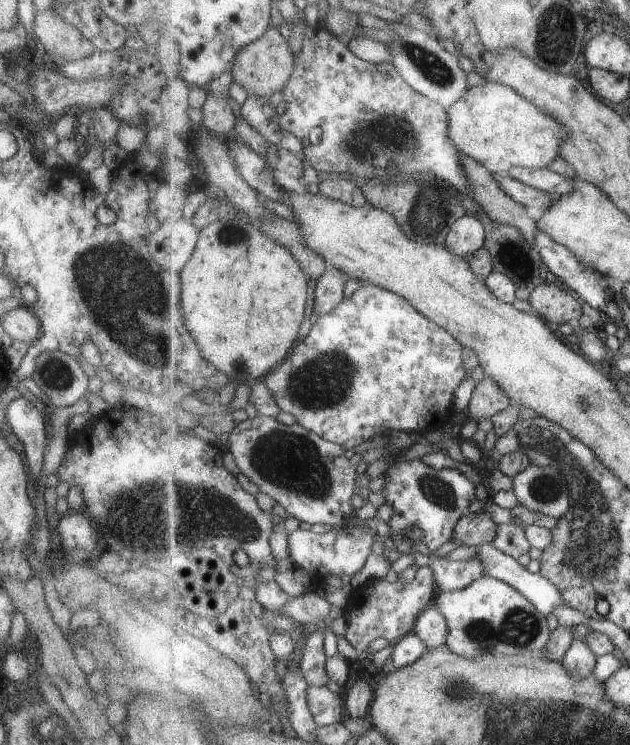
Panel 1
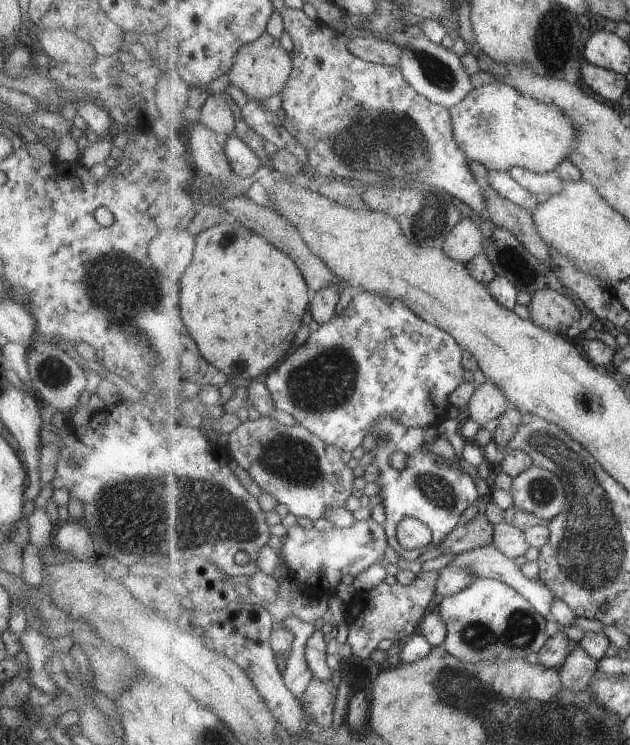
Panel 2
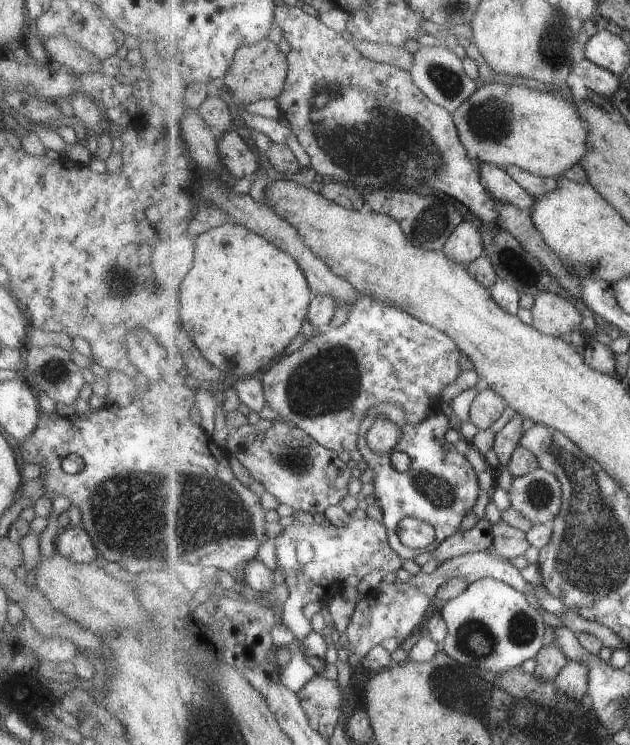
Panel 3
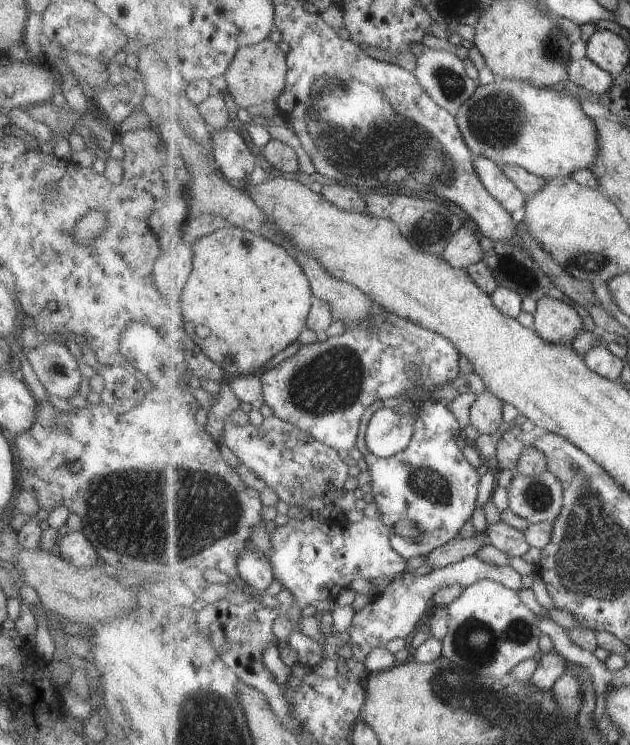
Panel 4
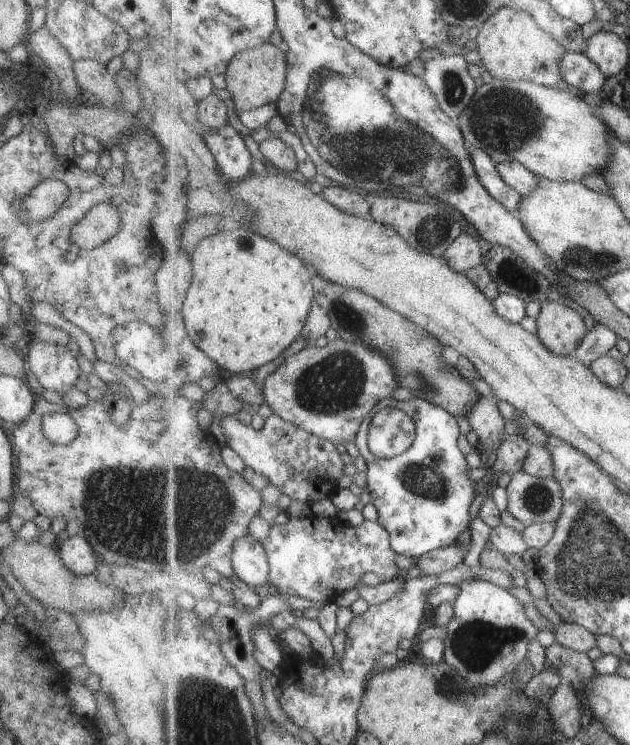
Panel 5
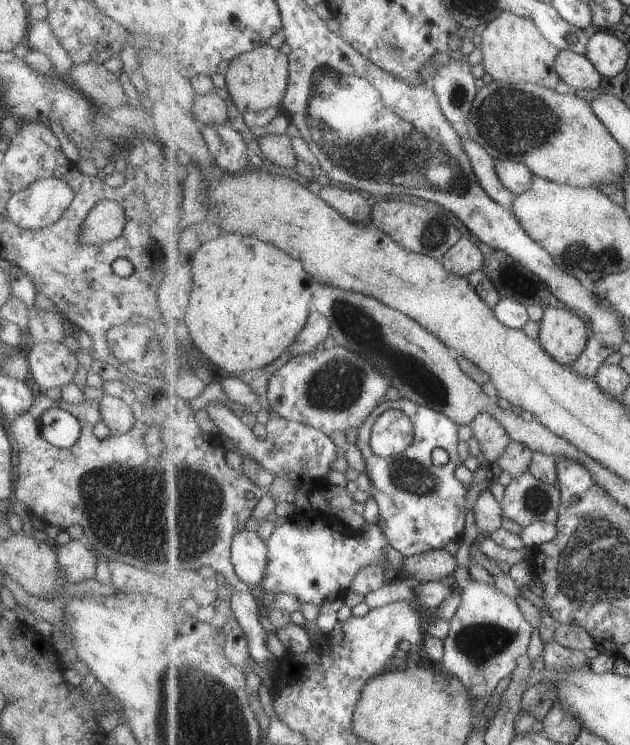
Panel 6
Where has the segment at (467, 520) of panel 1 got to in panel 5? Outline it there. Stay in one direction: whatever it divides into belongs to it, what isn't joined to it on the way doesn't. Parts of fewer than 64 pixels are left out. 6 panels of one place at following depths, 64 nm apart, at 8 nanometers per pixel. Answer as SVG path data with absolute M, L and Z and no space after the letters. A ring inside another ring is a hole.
M455 543L451 546L433 549L414 560L421 575L436 575L457 568L465 560L465 550L461 548L460 544Z

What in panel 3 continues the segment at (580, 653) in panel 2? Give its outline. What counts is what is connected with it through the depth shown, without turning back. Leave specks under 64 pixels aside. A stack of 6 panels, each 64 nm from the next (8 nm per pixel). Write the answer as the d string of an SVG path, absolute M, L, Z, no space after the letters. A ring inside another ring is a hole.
M570 660L554 681L554 686L569 698L583 699L588 696L589 666L585 662Z

